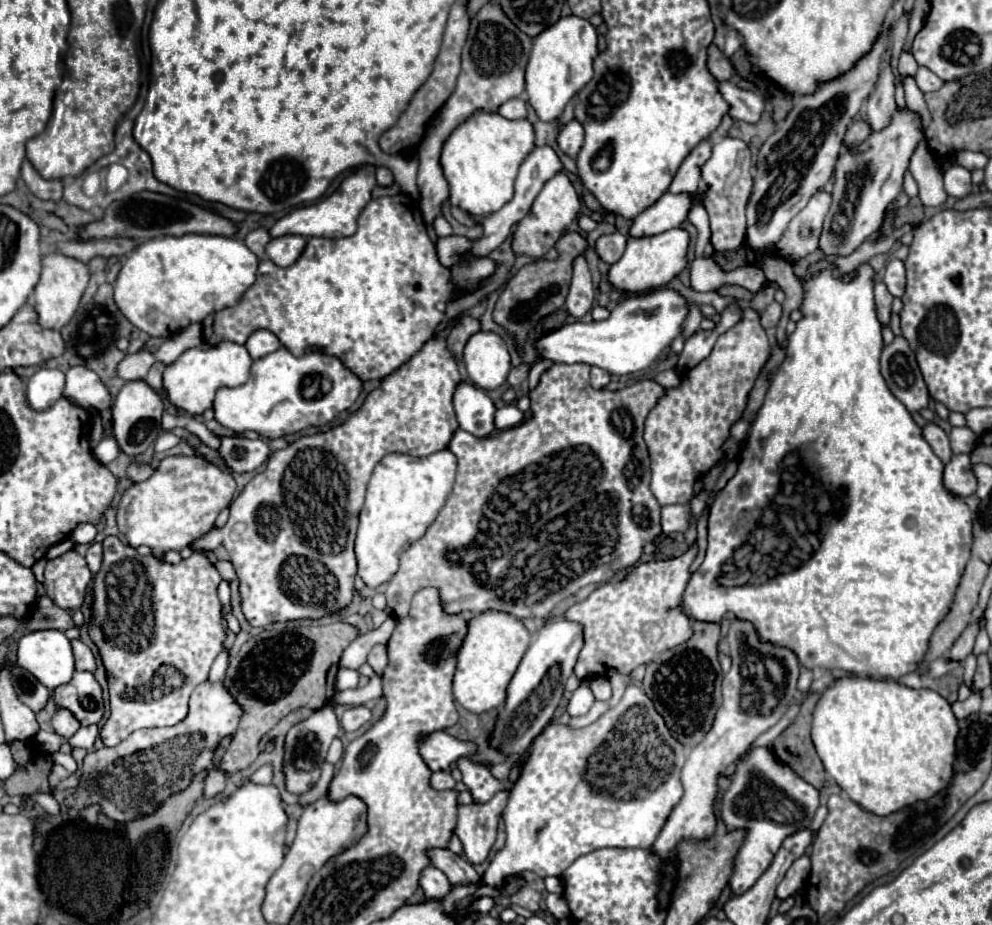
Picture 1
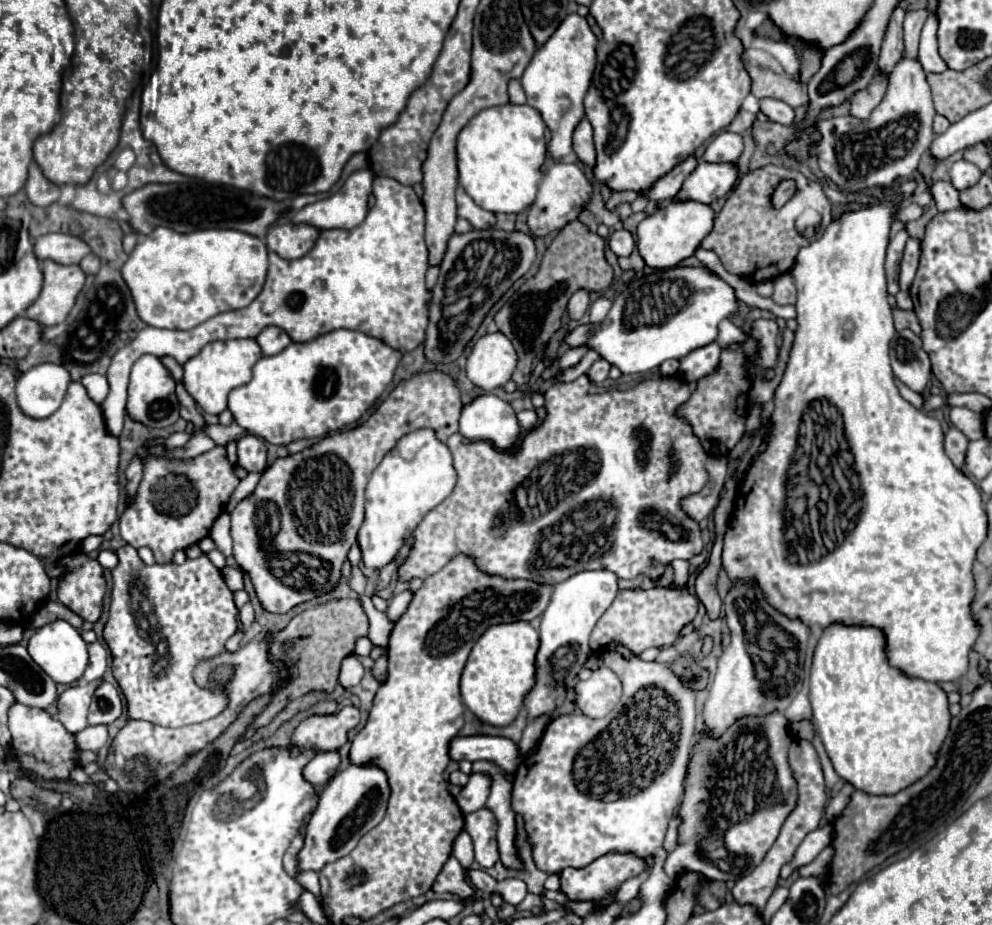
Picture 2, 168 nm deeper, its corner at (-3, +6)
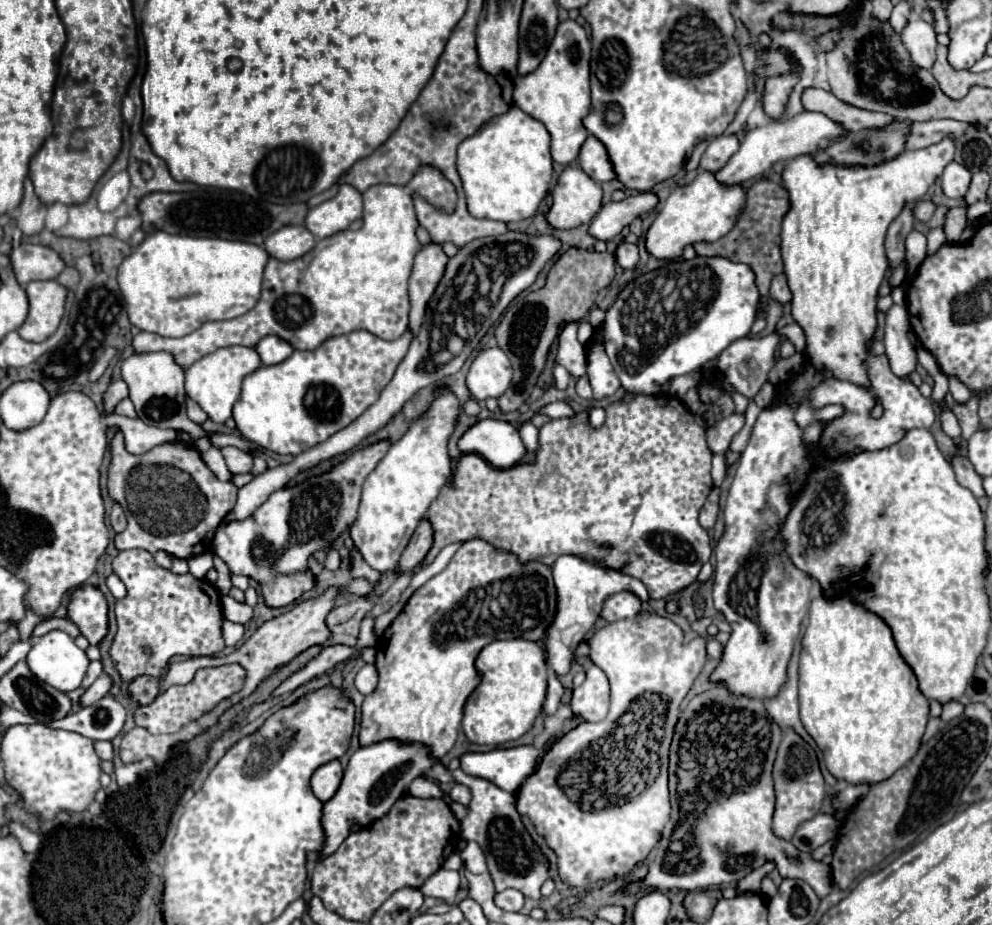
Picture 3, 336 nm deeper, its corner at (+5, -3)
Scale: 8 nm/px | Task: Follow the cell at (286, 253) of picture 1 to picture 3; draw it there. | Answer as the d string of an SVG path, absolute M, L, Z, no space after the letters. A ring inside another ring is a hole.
M305 225L283 227L265 239L265 251L279 261L293 261L315 247L315 235Z

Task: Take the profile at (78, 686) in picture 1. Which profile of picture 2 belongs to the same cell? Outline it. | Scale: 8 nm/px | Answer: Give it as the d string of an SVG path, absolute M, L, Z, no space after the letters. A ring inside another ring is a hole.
M101 682L93 694L93 702L89 708L89 724L111 724L121 716L123 704L117 690L109 682Z

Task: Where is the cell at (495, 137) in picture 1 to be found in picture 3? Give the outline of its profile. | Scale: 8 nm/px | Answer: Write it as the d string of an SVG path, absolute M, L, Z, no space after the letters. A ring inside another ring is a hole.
M517 105L465 139L457 149L457 171L463 181L469 213L479 219L505 223L533 217L553 177L549 141L551 135L545 125L523 113Z

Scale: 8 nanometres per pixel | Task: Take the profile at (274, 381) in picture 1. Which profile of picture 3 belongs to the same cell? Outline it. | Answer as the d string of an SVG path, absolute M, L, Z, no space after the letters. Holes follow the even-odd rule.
M351 331L327 339L313 351L295 351L283 363L259 367L243 379L241 397L233 407L237 431L277 455L299 455L315 447L379 399L409 343L409 331L397 341L383 341L369 331Z

